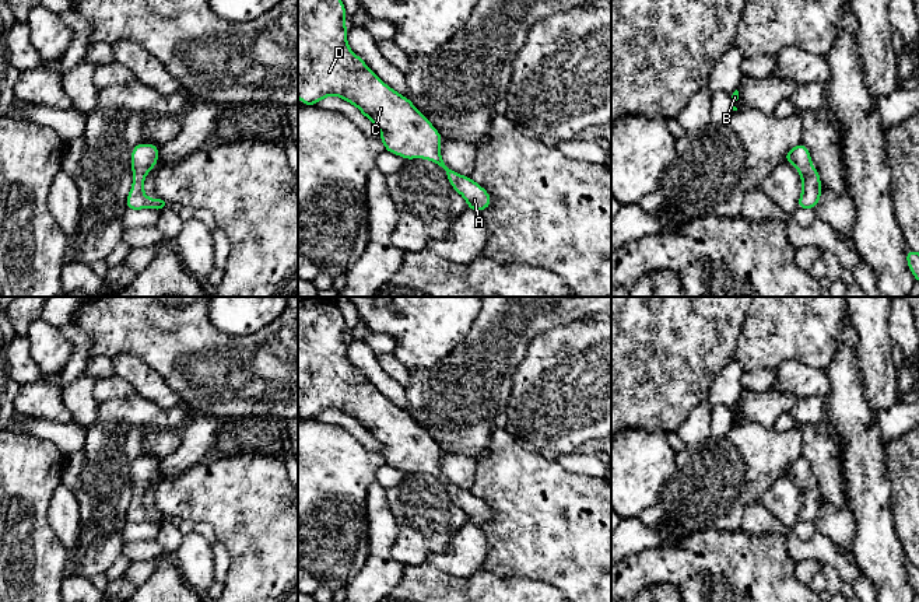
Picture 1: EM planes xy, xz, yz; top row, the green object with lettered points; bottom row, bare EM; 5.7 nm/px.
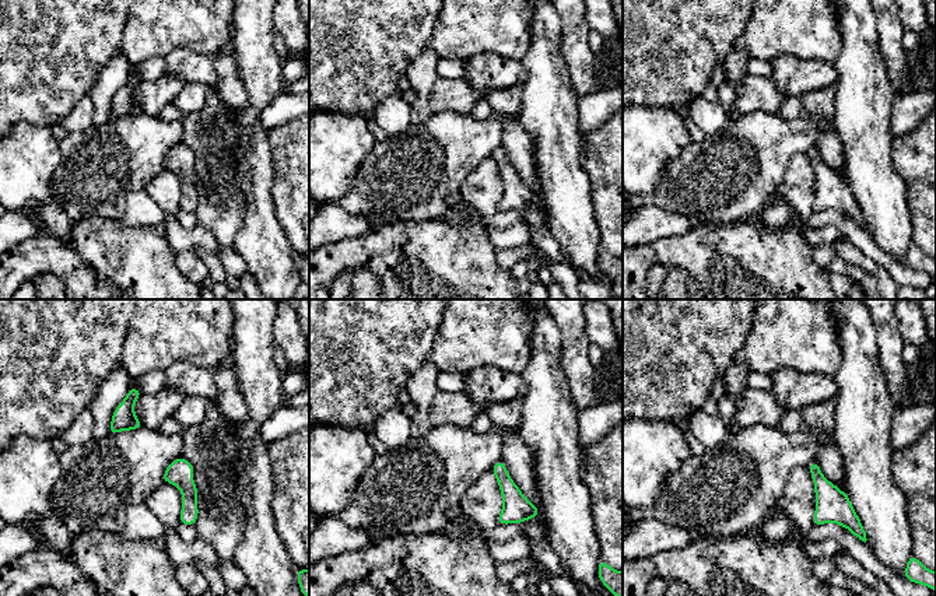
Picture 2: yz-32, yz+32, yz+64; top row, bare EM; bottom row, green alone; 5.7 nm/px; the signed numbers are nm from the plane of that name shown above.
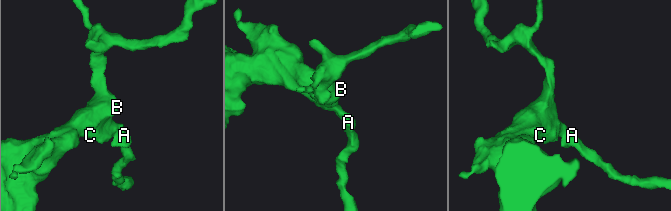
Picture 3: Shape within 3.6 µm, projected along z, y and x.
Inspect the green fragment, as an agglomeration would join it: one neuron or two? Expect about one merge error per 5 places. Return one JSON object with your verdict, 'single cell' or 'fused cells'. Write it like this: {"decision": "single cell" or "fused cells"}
{"decision": "single cell"}

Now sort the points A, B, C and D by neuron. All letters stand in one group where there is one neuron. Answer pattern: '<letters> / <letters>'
A B C D

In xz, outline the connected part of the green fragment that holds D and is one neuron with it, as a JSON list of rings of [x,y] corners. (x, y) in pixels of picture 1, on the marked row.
[[[298,0],[298,98],[306,106],[336,95],[368,118],[380,130],[385,150],[404,160],[422,158],[435,162],[446,172],[450,186],[464,197],[467,207],[481,213],[491,206],[490,193],[470,176],[450,169],[441,157],[442,136],[434,125],[403,97],[385,84],[355,55],[347,42],[347,13],[343,0]]]

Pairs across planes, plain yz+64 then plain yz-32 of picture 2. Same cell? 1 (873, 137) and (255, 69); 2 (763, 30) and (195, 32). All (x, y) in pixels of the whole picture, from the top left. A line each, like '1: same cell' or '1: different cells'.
1: different cells
2: same cell

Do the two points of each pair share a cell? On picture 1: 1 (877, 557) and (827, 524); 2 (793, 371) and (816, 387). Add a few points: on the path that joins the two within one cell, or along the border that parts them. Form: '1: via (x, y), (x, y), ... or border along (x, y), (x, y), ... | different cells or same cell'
1: border along (852, 508), (855, 538), (849, 548) | different cells
2: via (799, 377), (803, 381), (810, 381) | same cell

